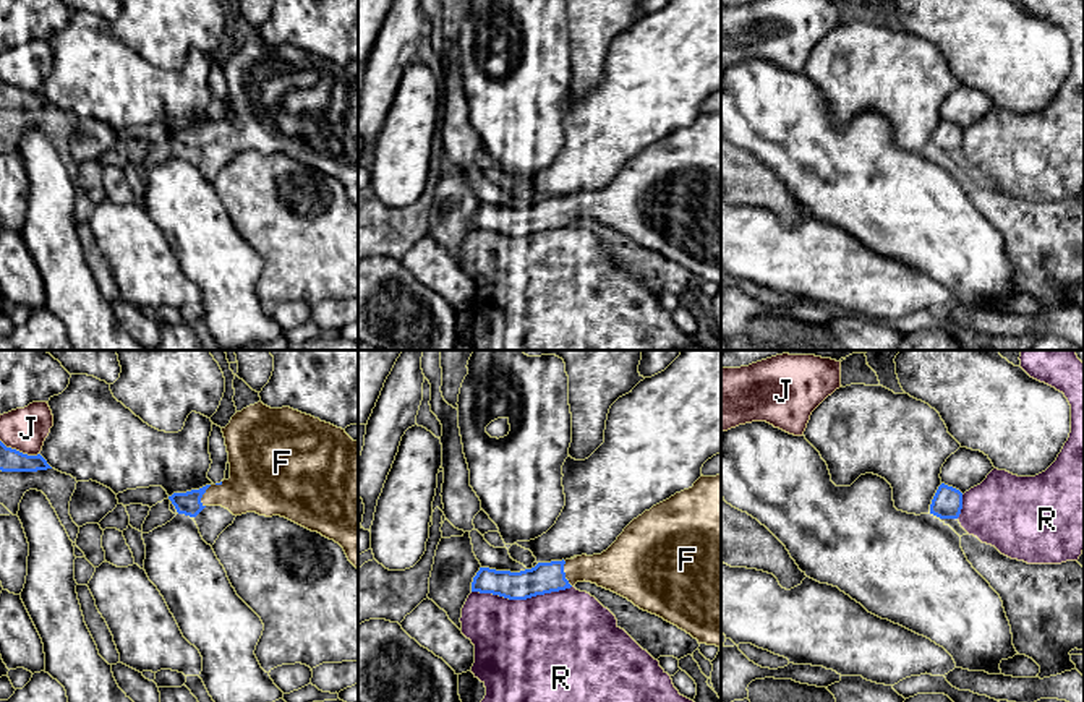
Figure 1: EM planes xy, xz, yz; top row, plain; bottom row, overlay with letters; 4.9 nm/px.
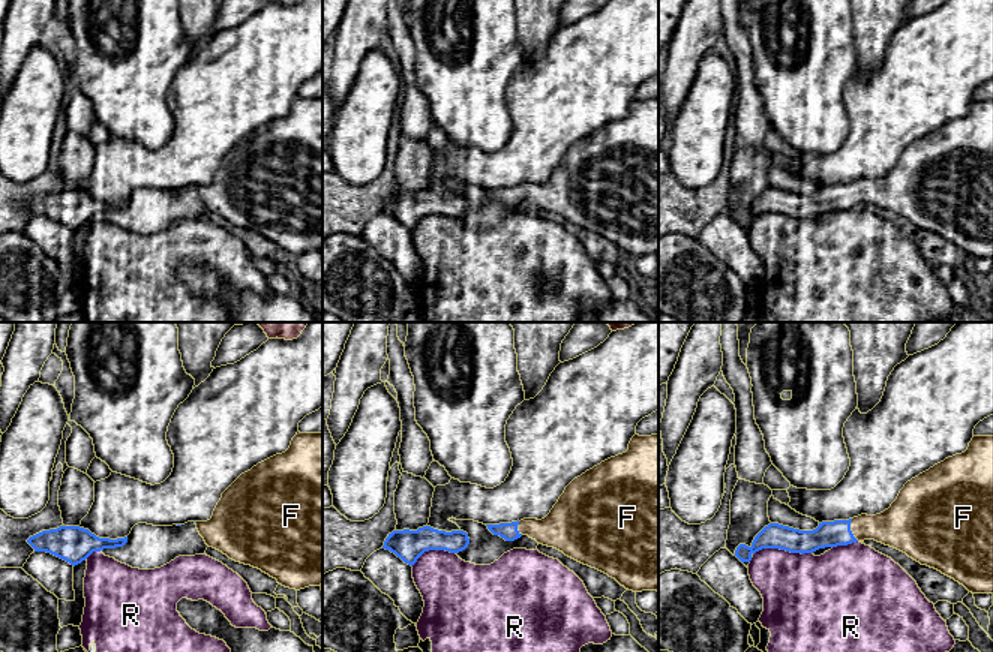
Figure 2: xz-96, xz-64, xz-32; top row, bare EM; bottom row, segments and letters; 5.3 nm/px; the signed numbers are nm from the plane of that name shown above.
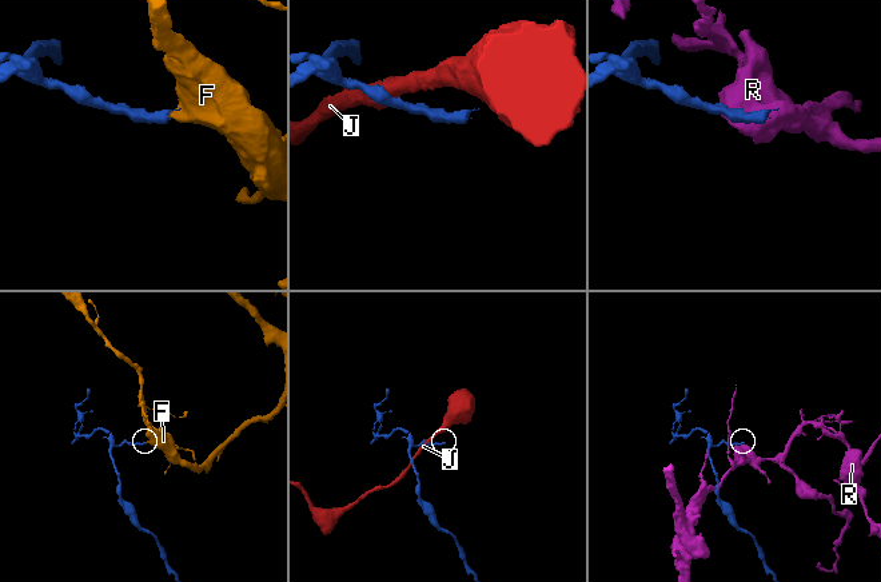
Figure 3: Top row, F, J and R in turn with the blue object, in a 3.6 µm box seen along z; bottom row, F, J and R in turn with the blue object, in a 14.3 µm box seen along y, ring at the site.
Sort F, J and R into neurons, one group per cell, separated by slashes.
F / J / R

